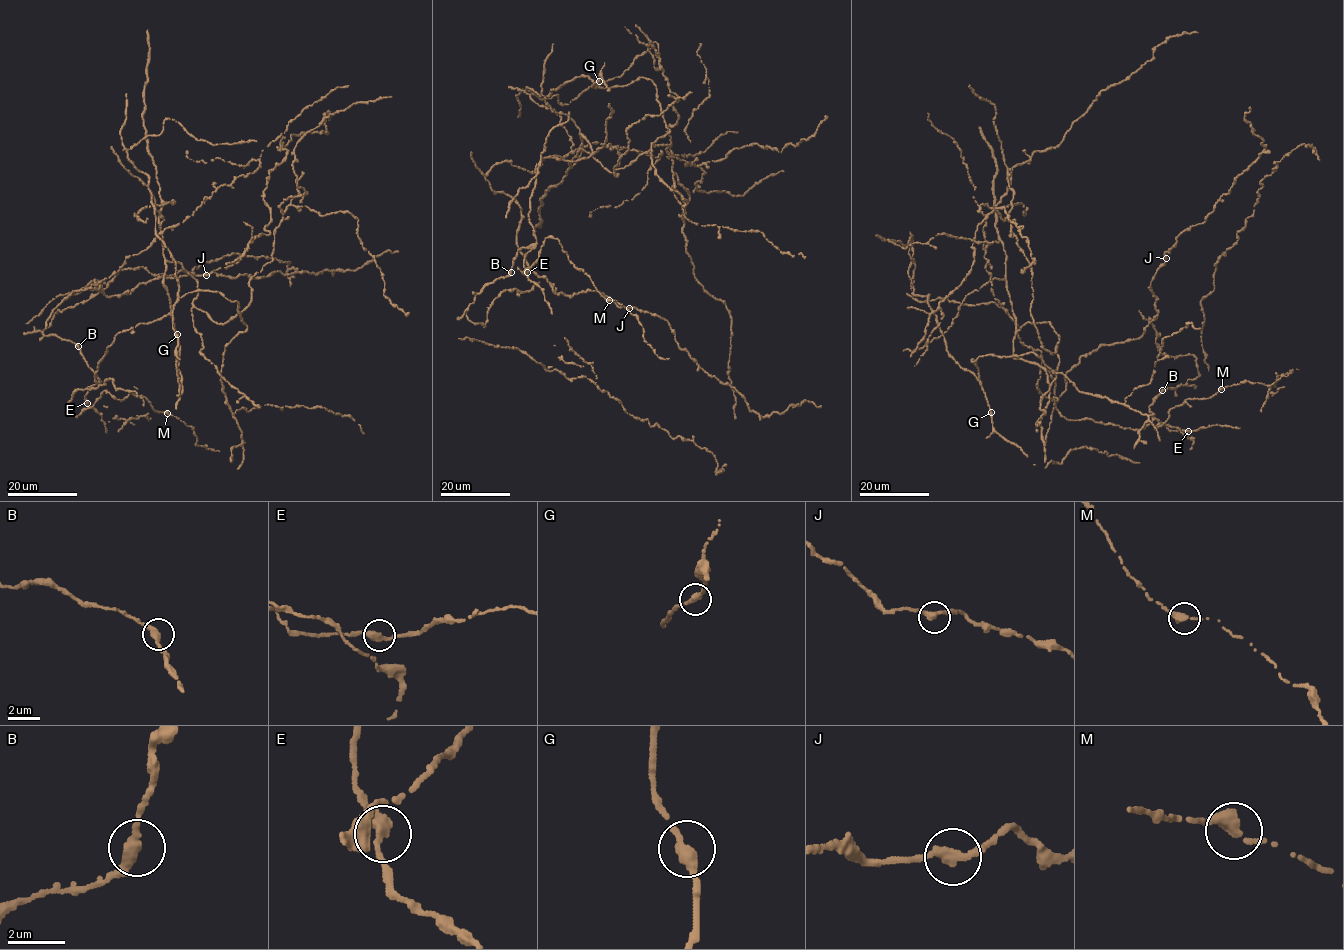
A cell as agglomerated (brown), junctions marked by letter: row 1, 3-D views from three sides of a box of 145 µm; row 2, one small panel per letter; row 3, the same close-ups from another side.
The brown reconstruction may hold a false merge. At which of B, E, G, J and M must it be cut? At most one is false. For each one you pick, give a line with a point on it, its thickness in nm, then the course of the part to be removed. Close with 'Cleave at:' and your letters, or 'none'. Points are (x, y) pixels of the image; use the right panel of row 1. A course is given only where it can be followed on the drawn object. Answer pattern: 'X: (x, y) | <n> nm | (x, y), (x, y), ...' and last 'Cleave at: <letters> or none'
Cleave at: none

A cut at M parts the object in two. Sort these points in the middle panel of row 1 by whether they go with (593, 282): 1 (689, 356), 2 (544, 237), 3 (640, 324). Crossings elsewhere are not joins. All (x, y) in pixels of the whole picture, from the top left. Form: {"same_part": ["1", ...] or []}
{"same_part": ["2", "3"]}

